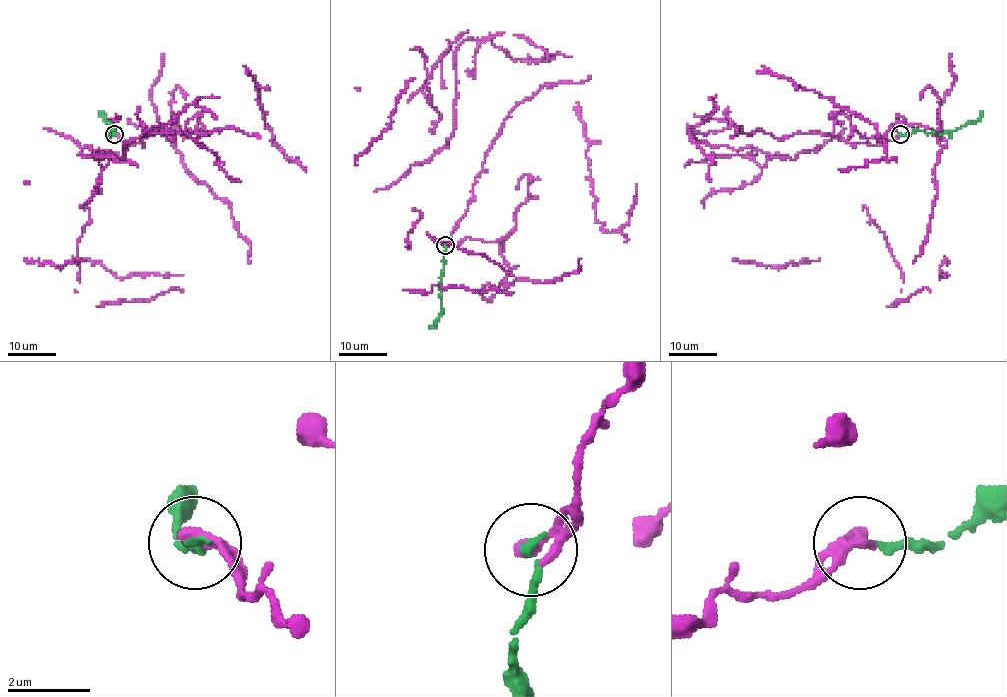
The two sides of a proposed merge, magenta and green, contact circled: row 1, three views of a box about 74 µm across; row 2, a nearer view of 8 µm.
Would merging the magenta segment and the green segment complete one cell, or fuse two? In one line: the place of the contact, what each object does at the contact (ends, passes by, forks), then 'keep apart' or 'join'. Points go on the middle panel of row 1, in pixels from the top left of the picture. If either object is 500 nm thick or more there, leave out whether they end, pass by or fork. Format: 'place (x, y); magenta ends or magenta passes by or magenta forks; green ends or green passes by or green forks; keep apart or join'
place (445, 245); magenta ends; green ends; join

